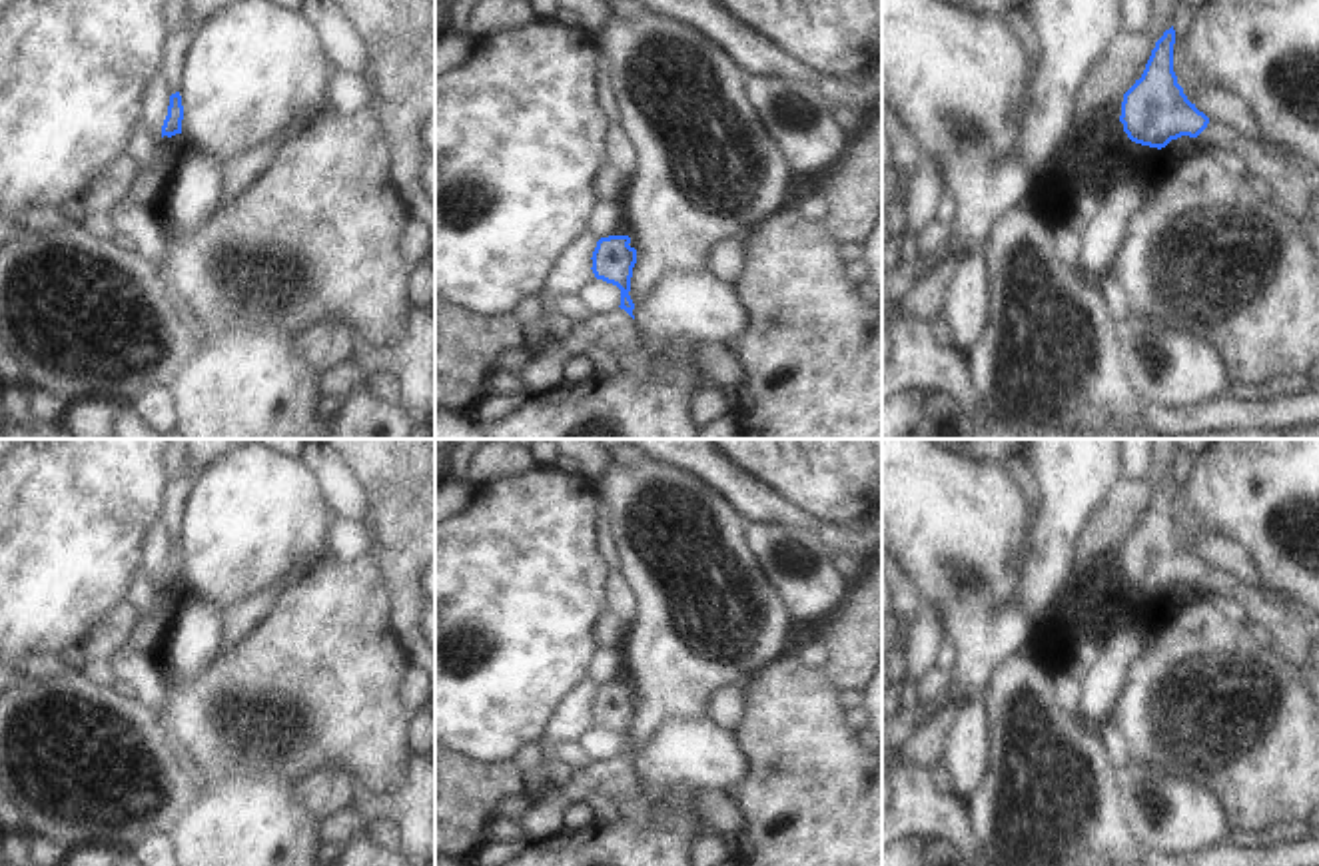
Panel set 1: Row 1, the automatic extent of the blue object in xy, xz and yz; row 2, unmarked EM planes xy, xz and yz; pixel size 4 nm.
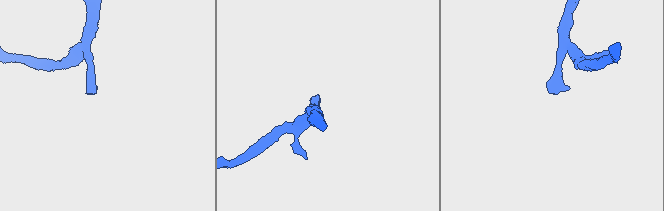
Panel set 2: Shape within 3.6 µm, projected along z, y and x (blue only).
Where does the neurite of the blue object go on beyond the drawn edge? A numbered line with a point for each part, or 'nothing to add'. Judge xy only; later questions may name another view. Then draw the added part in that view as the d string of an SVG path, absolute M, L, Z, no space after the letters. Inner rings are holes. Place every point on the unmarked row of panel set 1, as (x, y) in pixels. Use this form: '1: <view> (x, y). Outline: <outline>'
1: xy (148, 631). Outline: M164 583L156 591L156 599L154 599L152 611L148 615L138 615L138 621L126 643L134 650L152 652L156 656L162 654L162 641L166 637L166 625L168 625L168 619L162 615L162 609L164 609L164 595L166 595L168 587L170 585Z

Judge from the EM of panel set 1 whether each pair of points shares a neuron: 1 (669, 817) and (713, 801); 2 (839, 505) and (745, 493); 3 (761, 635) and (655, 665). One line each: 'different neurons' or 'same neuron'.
1: different neurons
2: different neurons
3: same neuron

